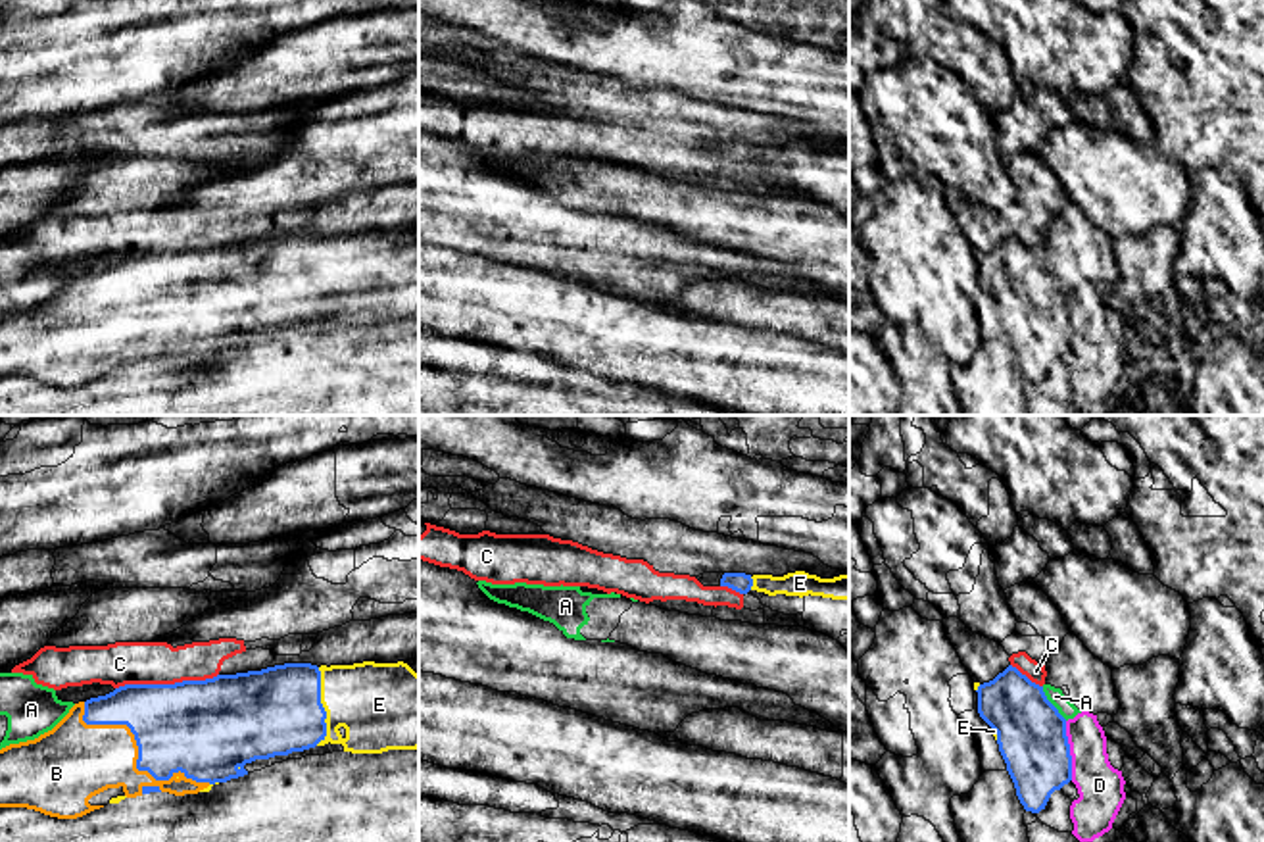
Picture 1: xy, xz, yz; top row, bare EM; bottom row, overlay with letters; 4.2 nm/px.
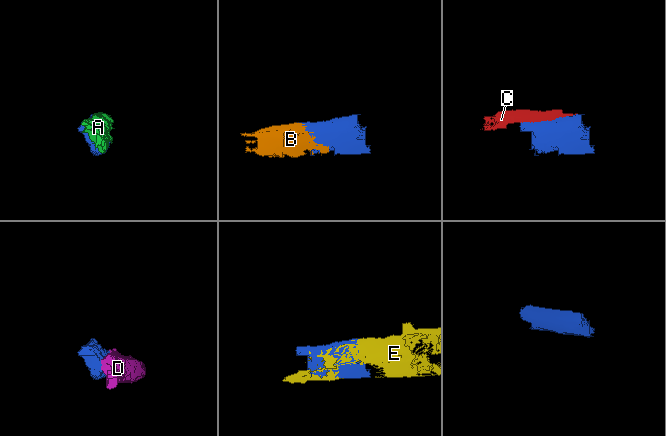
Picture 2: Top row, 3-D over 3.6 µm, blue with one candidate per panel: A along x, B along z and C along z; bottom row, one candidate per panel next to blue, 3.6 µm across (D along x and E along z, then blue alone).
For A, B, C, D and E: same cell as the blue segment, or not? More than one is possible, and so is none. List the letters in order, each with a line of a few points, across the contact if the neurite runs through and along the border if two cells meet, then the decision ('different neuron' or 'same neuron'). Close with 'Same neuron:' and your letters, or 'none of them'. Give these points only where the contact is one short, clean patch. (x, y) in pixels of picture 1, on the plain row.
A: different neuron
B: same neuron
C: different neuron
D: different neuron
E: same neuron
Same neuron: B, E

